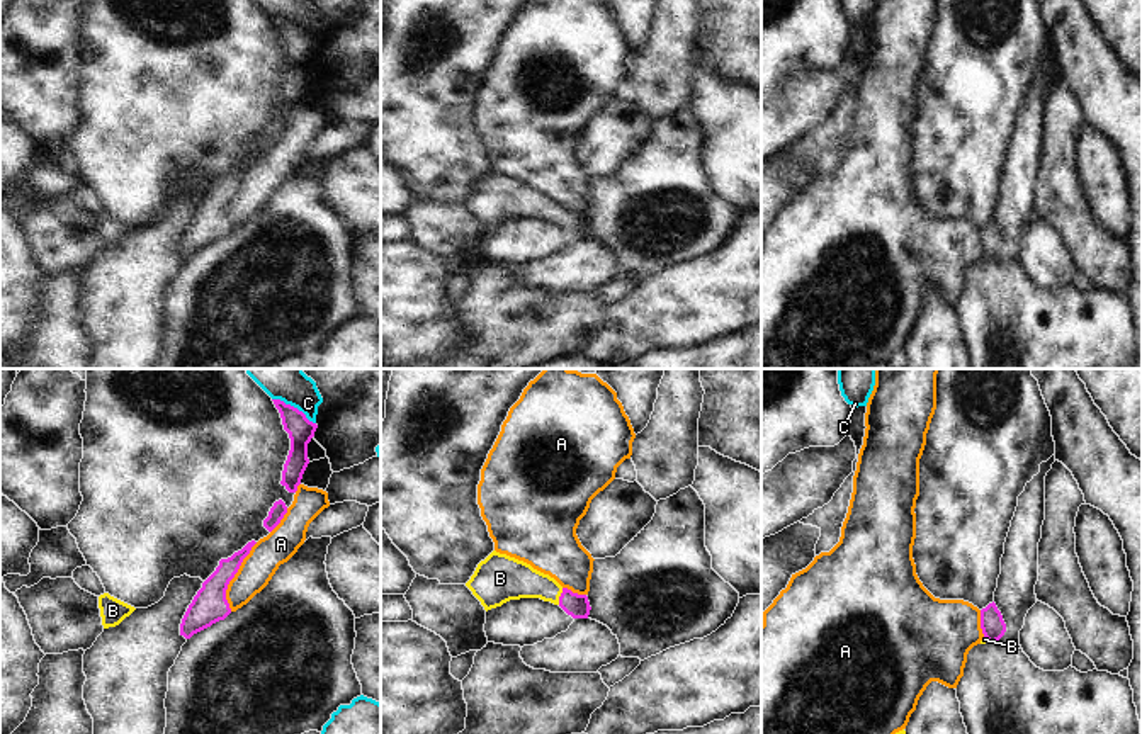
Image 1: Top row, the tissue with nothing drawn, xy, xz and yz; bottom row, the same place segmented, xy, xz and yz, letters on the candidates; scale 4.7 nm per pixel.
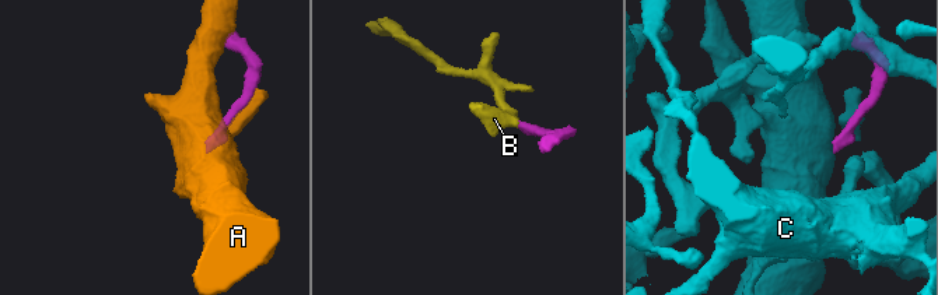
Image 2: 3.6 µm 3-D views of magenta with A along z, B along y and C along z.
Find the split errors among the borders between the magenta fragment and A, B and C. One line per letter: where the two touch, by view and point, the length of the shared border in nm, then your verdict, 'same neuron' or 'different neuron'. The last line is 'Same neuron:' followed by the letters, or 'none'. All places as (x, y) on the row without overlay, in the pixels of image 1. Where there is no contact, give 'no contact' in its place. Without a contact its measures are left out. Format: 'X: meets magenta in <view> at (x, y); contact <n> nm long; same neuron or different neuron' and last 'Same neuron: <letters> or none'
A: meets magenta in xy at (233, 196); contact 360 nm long; different neuron
B: meets magenta in xz at (559, 216); contact 80 nm long; same neuron
C: meets magenta in xy at (293, 26); contact 240 nm long; different neuron
Same neuron: B

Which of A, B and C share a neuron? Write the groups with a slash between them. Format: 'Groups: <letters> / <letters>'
Groups: A / B / C.

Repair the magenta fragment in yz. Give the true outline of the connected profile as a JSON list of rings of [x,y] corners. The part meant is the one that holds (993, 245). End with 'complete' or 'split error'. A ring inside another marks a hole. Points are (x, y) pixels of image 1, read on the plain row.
[[[994,221],[981,229],[981,248],[989,262],[999,260],[1006,251],[1006,243]]]; complete

